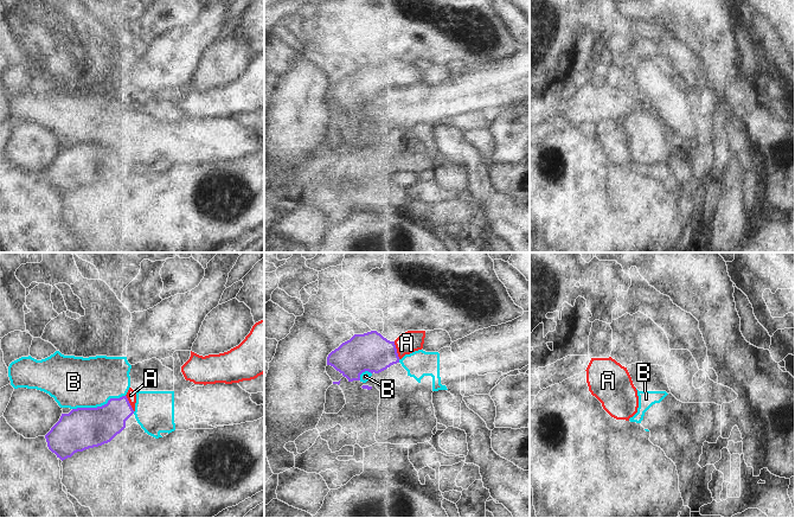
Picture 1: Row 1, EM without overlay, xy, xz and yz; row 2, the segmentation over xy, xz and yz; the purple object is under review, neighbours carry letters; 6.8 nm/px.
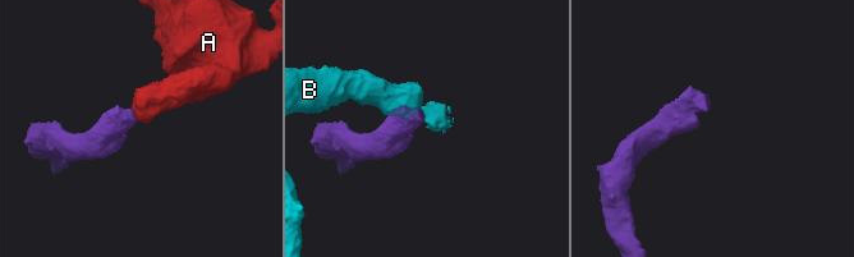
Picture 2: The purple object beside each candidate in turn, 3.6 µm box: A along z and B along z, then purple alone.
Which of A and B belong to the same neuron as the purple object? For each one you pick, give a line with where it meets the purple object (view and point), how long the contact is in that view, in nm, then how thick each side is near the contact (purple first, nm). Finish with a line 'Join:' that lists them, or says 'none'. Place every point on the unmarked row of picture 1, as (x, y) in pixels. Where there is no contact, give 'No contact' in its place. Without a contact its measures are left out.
A: Touches purple at xz (396, 84). Shared border 130 nm. Thickness 260 nm (purple) against 150 nm
Join: A.

